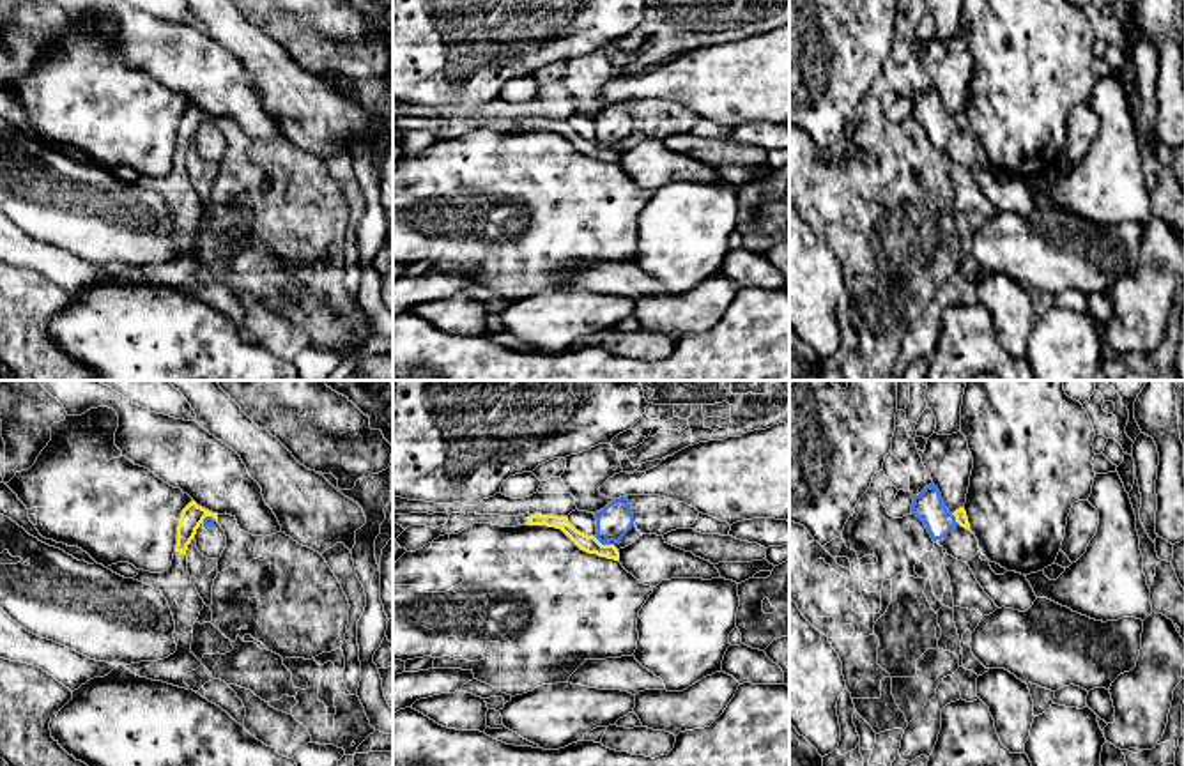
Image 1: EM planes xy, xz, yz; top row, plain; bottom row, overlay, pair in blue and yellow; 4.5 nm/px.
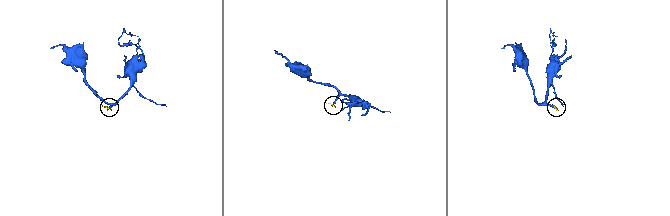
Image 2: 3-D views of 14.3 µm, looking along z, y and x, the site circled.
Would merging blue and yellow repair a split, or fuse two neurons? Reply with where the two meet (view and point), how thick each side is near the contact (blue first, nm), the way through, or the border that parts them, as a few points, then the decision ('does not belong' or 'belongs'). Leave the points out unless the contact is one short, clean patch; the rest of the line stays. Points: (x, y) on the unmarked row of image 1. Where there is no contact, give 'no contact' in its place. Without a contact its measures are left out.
xz (602, 147) | 160/80 nm | along xz (593, 140), (609, 149) | does not belong

